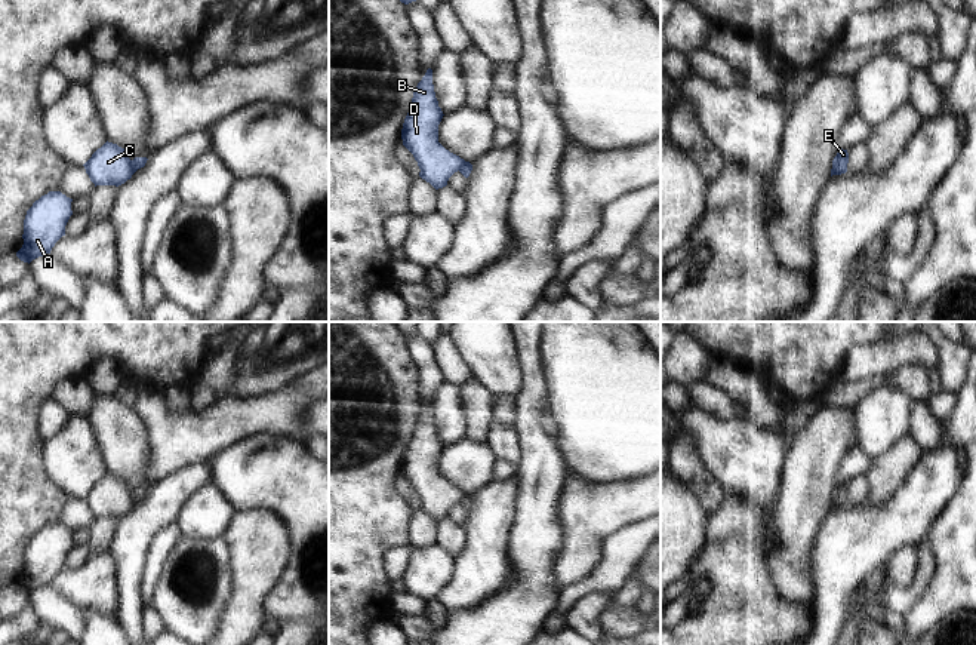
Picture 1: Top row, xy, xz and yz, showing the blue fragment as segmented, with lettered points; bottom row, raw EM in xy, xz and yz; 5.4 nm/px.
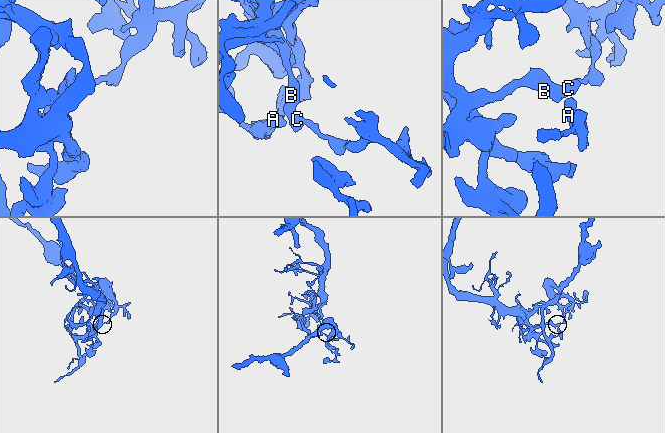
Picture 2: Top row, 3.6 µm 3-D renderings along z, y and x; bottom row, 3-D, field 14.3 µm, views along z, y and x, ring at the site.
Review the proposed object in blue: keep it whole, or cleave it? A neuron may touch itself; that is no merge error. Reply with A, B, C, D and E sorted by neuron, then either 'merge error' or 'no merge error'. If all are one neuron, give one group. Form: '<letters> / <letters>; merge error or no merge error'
A E / B C D; merge error

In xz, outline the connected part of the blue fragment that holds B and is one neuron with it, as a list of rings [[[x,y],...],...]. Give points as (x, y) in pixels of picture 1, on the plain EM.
[[[428,400],[413,424],[412,439],[403,455],[401,472],[418,494],[419,509],[435,522],[446,519],[449,510],[465,494],[438,474],[438,457],[443,448],[434,424],[432,402]]]

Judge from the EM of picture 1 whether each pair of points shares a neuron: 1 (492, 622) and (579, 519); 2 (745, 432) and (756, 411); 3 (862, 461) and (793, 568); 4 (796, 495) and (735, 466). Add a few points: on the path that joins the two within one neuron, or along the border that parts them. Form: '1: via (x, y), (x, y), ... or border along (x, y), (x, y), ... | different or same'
1: border along (557, 504), (562, 549), (551, 571) | different
2: border along (741, 415), (764, 426), (778, 426) | different
3: border along (853, 447), (849, 448), (840, 464), (840, 479) | different
4: border along (787, 454), (776, 501), (776, 515), (772, 522) | different

